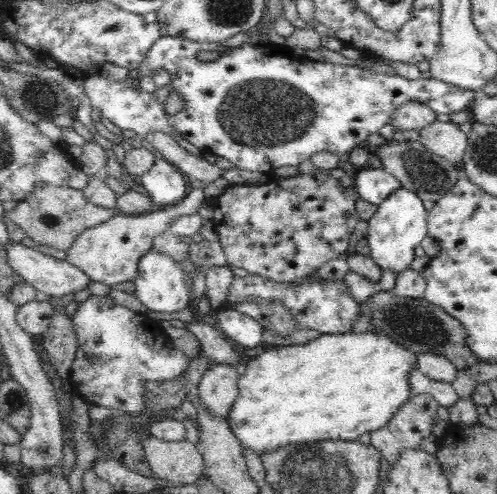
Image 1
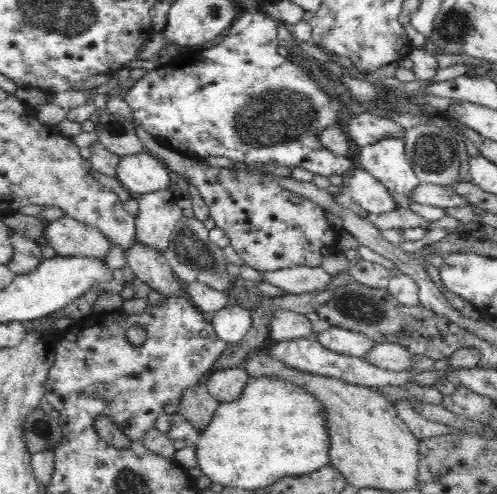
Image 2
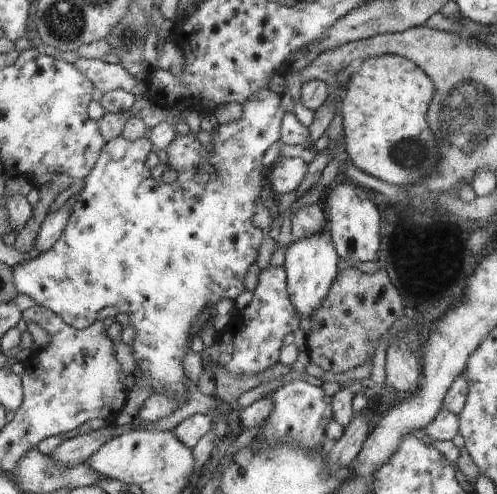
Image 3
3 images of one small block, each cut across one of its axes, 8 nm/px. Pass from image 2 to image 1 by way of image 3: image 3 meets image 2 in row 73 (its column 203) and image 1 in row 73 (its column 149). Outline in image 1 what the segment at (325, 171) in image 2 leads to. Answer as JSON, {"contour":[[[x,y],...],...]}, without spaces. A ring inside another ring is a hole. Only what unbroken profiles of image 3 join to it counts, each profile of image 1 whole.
{"contour":[[[160,38],[152,50],[148,52],[148,60],[144,64],[140,64],[140,72],[142,72],[142,78],[144,76],[152,76],[156,68],[166,68],[168,74],[172,76],[172,90],[178,90],[186,100],[188,100],[188,106],[182,110],[182,112],[176,112],[176,114],[168,114],[162,100],[156,98],[156,94],[152,92],[146,92],[140,88],[140,84],[132,84],[132,82],[114,82],[114,80],[108,80],[100,74],[94,74],[90,78],[86,78],[84,86],[86,86],[86,94],[90,98],[90,104],[100,108],[102,110],[102,118],[110,120],[116,128],[120,128],[122,132],[124,130],[132,130],[136,132],[136,136],[142,136],[142,138],[148,138],[152,134],[168,134],[168,136],[180,136],[182,140],[188,140],[194,148],[198,148],[200,152],[208,152],[216,158],[226,158],[232,166],[240,168],[240,170],[248,170],[248,172],[262,172],[262,174],[268,174],[272,176],[272,172],[276,168],[284,168],[284,166],[302,166],[304,162],[312,162],[312,158],[316,154],[322,154],[322,152],[330,152],[334,154],[336,158],[338,156],[346,156],[350,154],[356,146],[366,146],[368,144],[368,136],[370,134],[378,134],[380,128],[384,128],[386,124],[390,124],[394,112],[402,106],[402,104],[408,104],[408,102],[418,102],[418,104],[424,104],[428,106],[430,110],[434,110],[436,114],[452,114],[452,112],[468,112],[472,100],[476,98],[476,94],[468,92],[468,90],[462,90],[462,88],[456,88],[452,84],[444,84],[442,80],[436,80],[436,78],[416,78],[416,80],[406,80],[406,78],[400,78],[400,76],[392,76],[392,74],[386,74],[386,72],[376,72],[376,70],[370,70],[370,68],[362,68],[362,66],[340,66],[340,64],[332,64],[332,62],[314,62],[310,58],[306,58],[302,52],[298,50],[290,50],[290,48],[280,48],[276,44],[264,44],[264,46],[240,46],[236,50],[230,48],[230,54],[228,56],[216,56],[216,44],[198,44],[198,42],[192,42],[192,40],[186,40],[186,38]]]}

